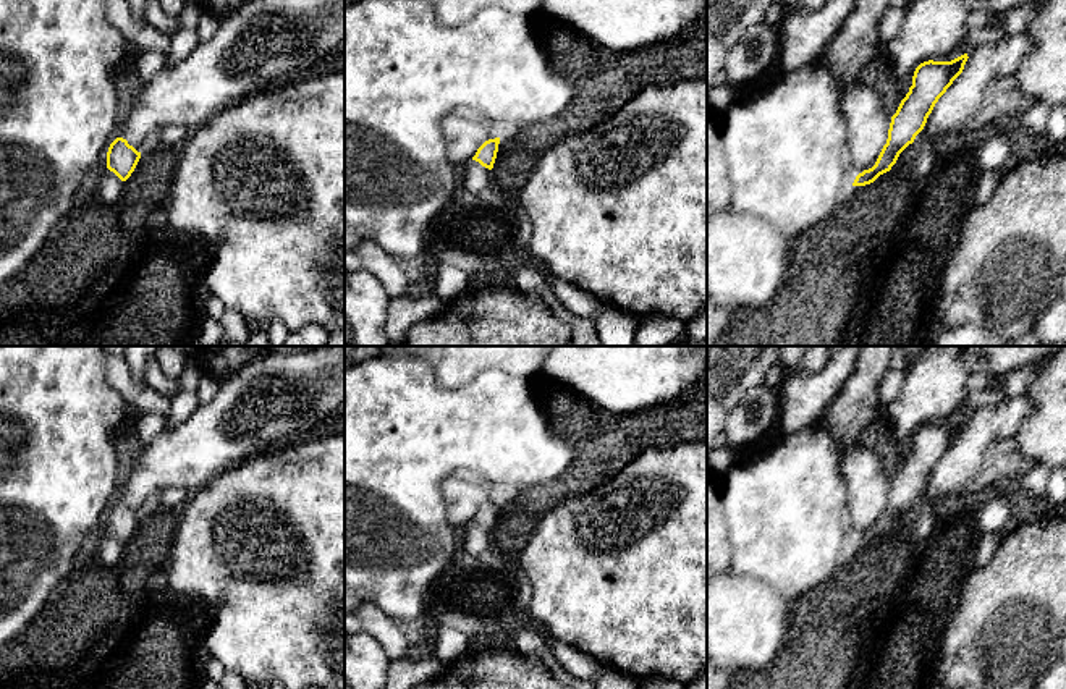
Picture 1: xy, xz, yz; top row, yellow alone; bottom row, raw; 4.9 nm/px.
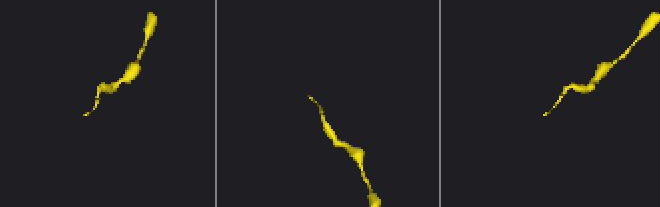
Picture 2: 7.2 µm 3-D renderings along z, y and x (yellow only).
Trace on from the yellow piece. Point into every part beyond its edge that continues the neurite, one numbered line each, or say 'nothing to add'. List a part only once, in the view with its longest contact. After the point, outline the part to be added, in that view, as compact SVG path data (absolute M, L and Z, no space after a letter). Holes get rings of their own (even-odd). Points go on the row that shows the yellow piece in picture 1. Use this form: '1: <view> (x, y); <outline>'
nothing to add

